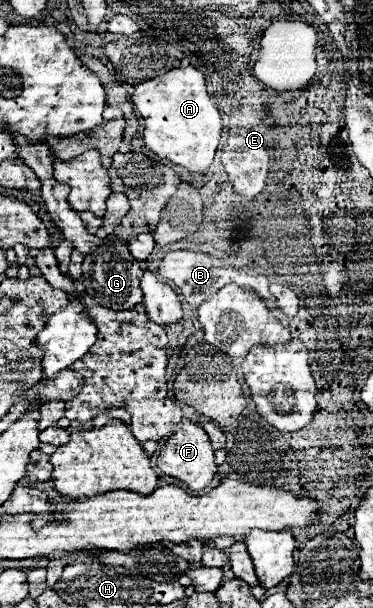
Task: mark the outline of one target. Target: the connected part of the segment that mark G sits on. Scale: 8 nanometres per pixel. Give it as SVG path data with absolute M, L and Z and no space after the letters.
M110 239L96 247L96 251L88 253L82 263L82 283L86 289L88 299L94 305L102 307L112 307L116 311L120 309L132 309L134 305L142 303L142 289L140 289L140 279L142 279L142 267L136 259L132 259L128 243L120 239Z

